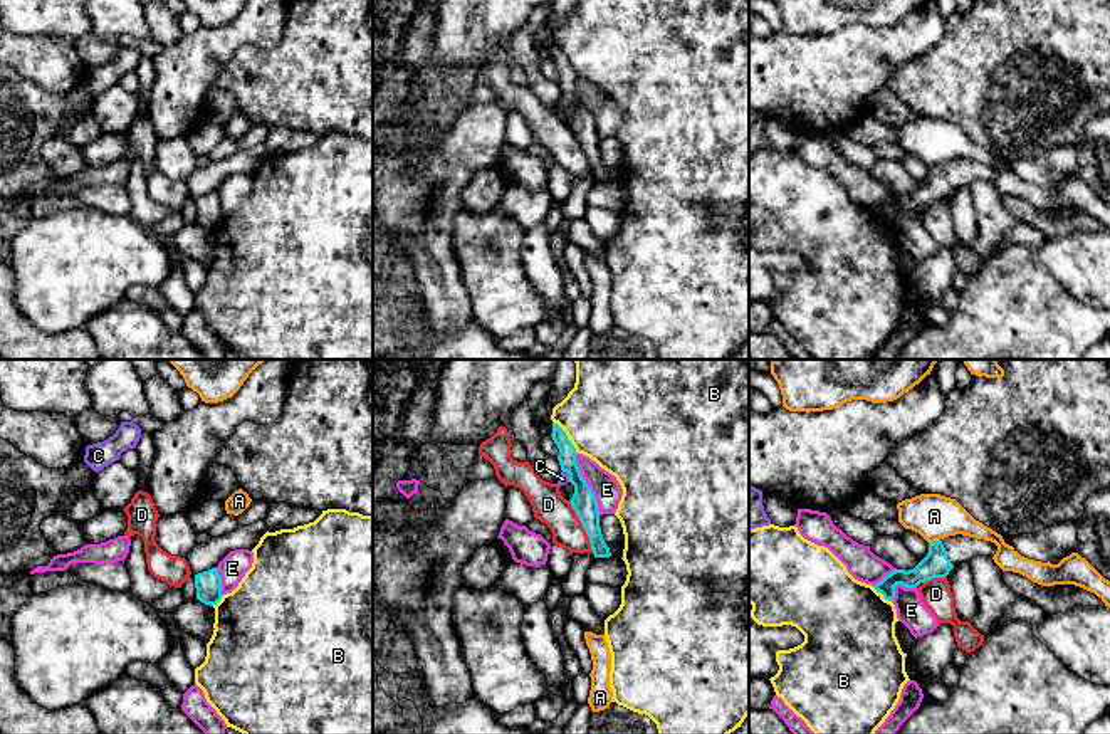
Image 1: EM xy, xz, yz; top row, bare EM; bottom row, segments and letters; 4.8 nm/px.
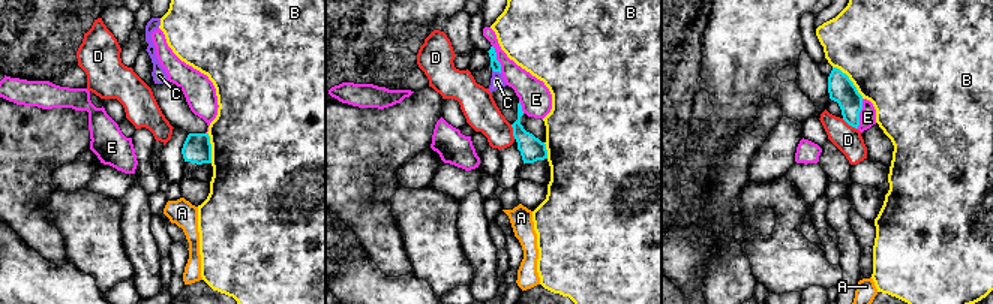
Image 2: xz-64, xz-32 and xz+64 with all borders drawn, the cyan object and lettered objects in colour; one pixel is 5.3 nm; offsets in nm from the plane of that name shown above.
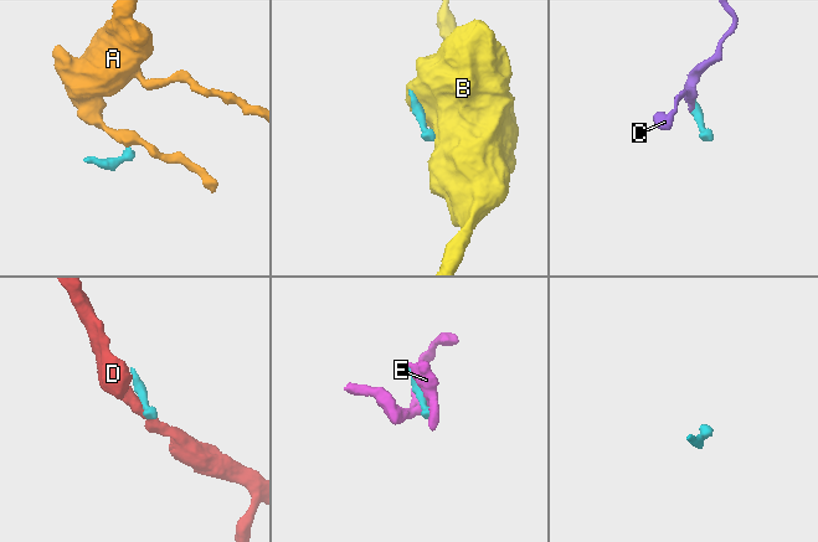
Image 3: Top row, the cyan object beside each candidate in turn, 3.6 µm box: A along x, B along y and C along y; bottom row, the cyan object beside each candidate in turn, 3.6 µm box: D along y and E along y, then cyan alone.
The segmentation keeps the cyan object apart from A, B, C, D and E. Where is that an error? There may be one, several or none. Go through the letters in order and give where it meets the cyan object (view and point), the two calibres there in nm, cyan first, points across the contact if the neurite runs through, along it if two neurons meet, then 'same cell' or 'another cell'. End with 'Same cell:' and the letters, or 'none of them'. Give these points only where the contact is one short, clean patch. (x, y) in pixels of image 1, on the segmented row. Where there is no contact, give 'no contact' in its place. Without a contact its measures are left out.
A: yz (934, 541) | 130/220 nm | along yz (939, 540), (929, 545) | another cell
B: xz (566, 437) | 90/460 nm | another cell
C: xz (570, 476) | 120/50 nm | along xz (563, 471), (570, 481) | another cell
D: xz (583, 526) | 120/160 nm | along xz (568, 501), (593, 551) | another cell
E: xz (586, 484) | 120/140 nm | another cell
Same cell: none of them

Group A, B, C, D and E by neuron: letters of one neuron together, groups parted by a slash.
A / B / C / D / E

